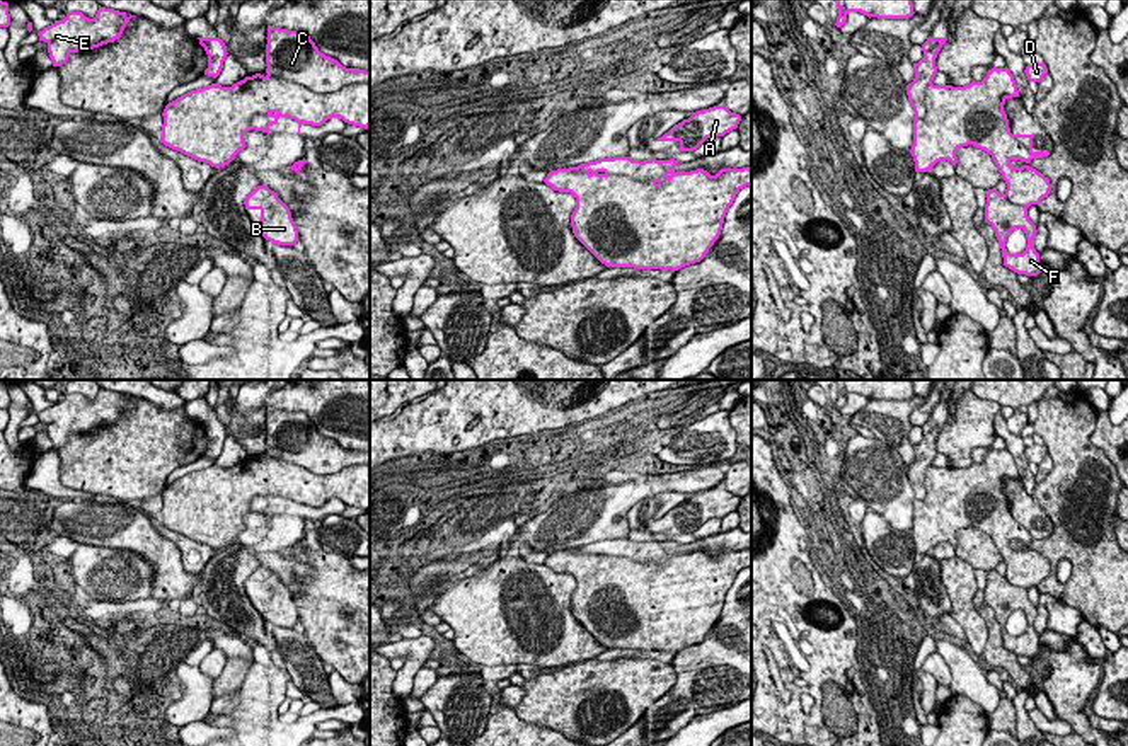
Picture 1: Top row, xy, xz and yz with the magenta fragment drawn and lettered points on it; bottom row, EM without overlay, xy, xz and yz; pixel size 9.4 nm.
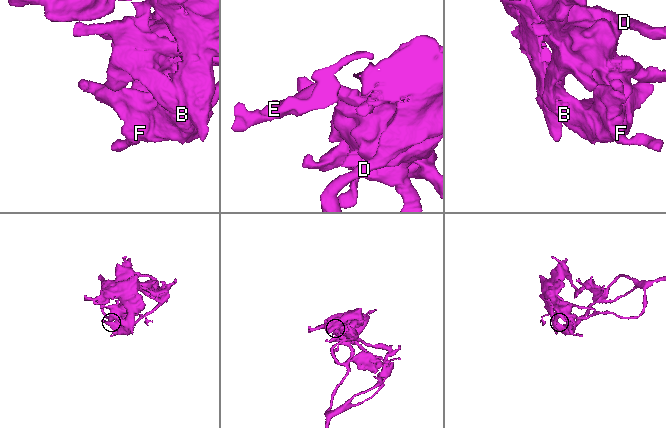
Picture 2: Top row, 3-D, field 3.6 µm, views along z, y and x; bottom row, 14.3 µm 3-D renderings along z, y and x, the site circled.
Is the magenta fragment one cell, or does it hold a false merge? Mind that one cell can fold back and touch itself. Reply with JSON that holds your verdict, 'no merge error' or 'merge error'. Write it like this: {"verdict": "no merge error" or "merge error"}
{"verdict": "merge error"}

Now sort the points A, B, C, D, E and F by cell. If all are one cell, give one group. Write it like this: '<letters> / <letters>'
A / B C D E F

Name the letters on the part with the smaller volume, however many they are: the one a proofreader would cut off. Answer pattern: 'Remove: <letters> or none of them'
Remove: A

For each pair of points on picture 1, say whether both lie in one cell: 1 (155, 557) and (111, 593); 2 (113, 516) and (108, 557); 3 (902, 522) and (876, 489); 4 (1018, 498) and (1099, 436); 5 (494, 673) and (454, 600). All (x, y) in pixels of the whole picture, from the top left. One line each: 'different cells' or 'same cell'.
1: different cells
2: different cells
3: same cell
4: different cells
5: different cells

